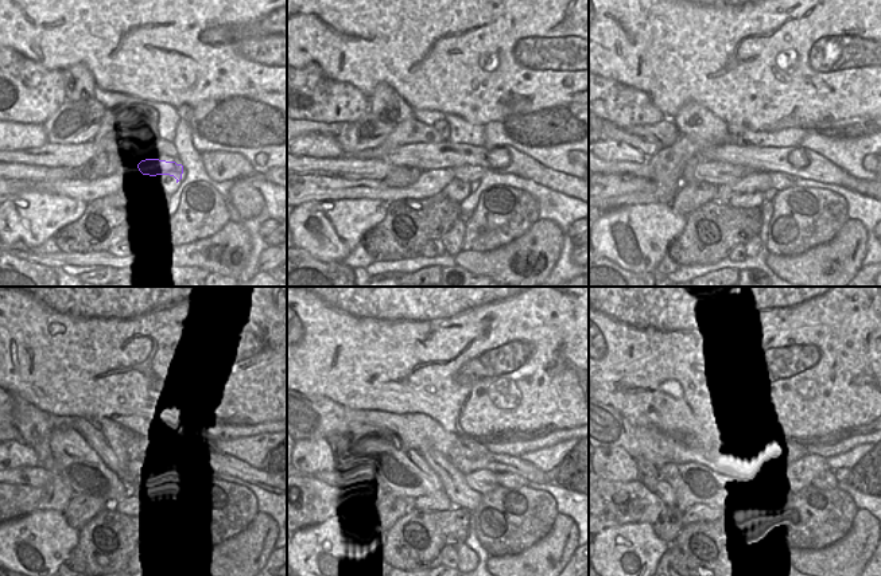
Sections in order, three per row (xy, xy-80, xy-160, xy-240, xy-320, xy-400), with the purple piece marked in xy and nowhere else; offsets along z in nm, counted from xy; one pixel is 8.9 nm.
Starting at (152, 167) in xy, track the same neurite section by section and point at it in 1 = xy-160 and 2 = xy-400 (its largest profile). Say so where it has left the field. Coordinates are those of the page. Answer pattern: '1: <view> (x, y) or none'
1: xy-160 (780, 181)
2: xy-400 (825, 481)

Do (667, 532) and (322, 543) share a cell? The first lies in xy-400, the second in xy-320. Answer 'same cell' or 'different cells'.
different cells

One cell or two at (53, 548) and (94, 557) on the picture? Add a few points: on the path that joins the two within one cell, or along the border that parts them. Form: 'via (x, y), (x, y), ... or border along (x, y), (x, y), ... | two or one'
border along (80, 529), (77, 545), (63, 561) | two

